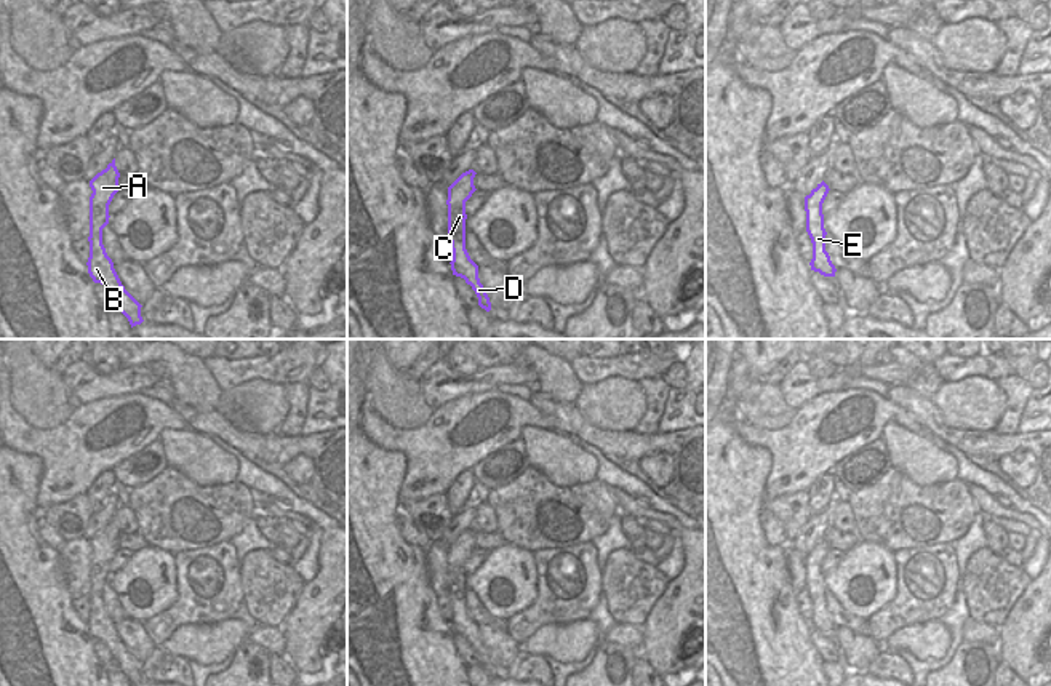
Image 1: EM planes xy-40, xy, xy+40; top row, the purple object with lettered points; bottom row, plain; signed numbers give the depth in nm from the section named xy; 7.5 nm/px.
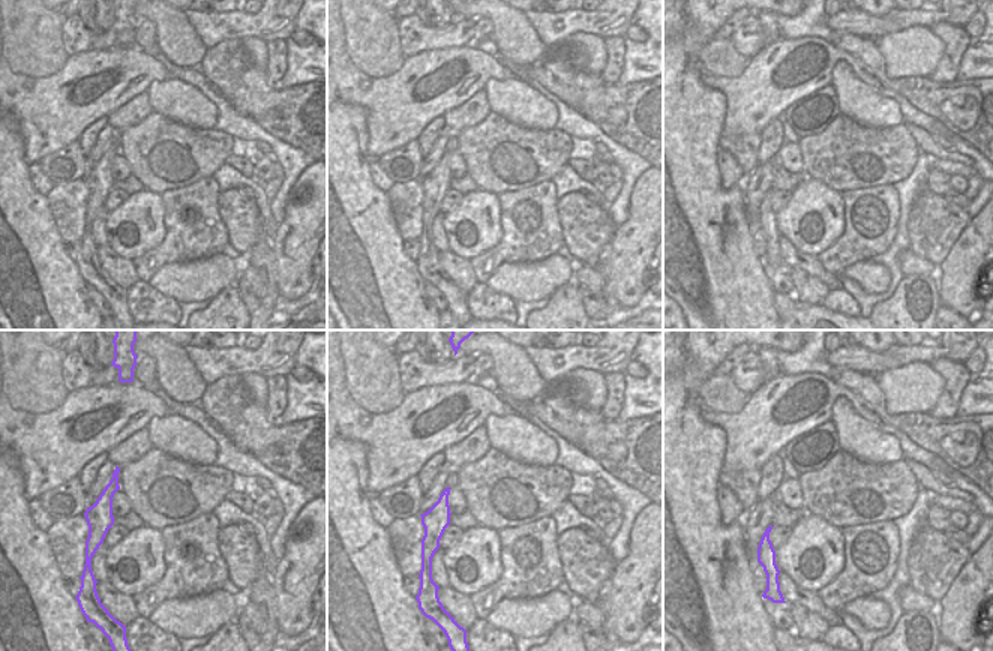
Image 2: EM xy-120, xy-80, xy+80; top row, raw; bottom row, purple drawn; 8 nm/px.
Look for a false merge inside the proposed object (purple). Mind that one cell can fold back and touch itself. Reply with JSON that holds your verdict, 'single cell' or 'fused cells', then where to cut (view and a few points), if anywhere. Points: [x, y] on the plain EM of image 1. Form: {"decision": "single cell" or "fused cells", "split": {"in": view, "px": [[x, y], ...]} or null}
{"decision": "single cell", "split": null}

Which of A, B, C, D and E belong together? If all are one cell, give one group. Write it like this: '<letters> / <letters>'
A B C D E

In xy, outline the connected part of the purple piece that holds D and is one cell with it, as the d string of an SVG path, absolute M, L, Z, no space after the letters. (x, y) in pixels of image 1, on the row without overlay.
M469 528L448 545L448 596L453 608L453 619L450 622L453 633L464 636L475 649L478 664L490 670L491 660L480 641L478 624L470 617L466 608L466 560L477 548L474 544L475 532L474 528Z

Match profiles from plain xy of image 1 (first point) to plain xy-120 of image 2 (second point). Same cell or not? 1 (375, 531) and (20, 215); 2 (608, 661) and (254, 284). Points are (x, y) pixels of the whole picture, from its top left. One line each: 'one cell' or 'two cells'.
1: one cell
2: two cells

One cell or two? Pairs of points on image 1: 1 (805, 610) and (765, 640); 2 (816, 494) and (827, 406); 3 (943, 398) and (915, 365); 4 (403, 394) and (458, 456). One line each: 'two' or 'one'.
1: two
2: two
3: two
4: two

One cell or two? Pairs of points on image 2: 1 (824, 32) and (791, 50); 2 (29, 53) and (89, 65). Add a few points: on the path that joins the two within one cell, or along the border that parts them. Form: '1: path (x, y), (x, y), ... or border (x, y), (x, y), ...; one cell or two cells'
1: border (782, 38), (822, 38), (830, 44); two cells
2: border (68, 57), (56, 72), (35, 77); two cells

